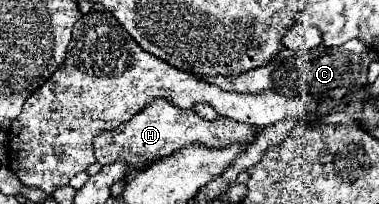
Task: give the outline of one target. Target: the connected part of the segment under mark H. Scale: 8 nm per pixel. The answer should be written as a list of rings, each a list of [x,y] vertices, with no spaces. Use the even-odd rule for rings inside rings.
[[[156,99],[152,105],[146,105],[140,113],[136,113],[130,121],[124,123],[124,129],[114,129],[108,133],[100,133],[94,141],[96,161],[104,165],[112,165],[116,161],[126,161],[126,165],[134,165],[134,169],[142,169],[150,161],[160,161],[164,157],[170,157],[178,149],[198,143],[208,149],[224,149],[234,143],[248,143],[254,141],[262,129],[256,129],[254,125],[244,125],[226,117],[218,117],[218,121],[204,121],[196,115],[194,109],[176,109],[170,101]]]

